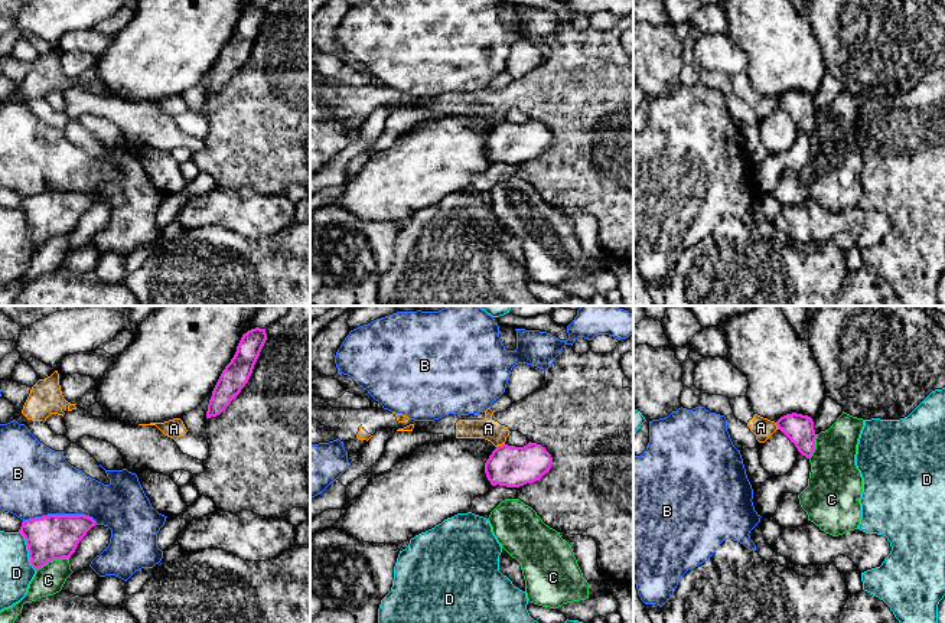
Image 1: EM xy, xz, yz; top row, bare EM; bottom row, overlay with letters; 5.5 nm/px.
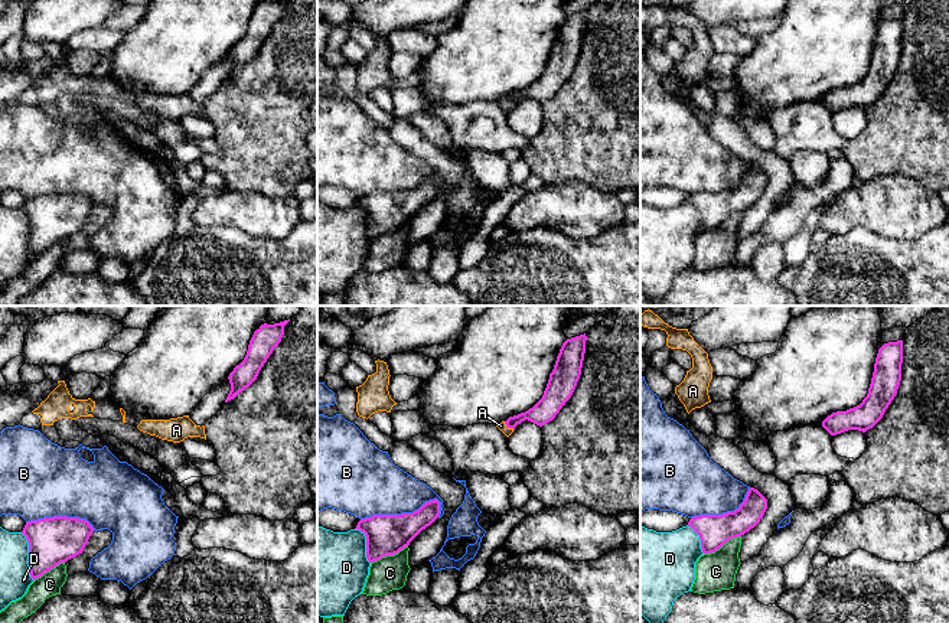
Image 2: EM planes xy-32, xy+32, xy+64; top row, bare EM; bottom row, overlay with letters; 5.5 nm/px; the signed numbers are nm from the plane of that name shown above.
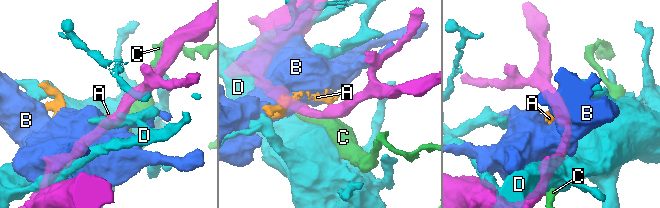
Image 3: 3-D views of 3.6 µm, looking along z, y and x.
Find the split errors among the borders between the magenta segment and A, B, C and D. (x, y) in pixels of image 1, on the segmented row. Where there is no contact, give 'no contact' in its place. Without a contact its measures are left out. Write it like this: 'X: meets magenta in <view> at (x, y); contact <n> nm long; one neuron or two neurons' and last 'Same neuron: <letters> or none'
A: meets magenta in xz at (499, 446); contact 50 nm long; two neurons
B: meets magenta in xy at (61, 515); contact 420 nm long; two neurons
C: meets magenta in xy at (52, 560); contact 200 nm long; two neurons
D: meets magenta in xy at (28, 550); contact 240 nm long; two neurons
Same neuron: none

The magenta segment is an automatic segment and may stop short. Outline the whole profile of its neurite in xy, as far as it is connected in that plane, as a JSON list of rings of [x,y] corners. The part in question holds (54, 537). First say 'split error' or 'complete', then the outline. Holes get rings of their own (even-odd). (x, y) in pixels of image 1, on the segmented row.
complete; [[[48,515],[23,521],[19,532],[26,539],[30,565],[38,571],[49,561],[71,558],[79,541],[95,525],[85,515]]]

